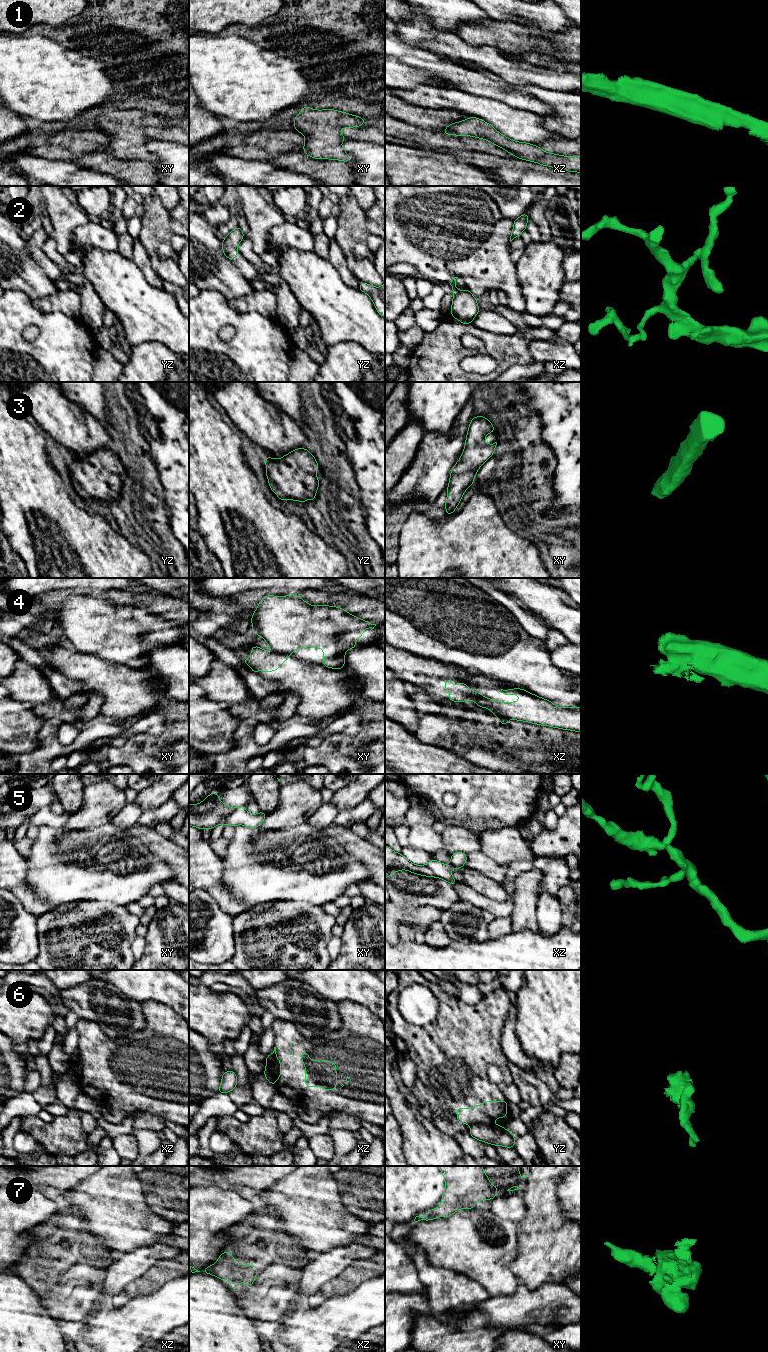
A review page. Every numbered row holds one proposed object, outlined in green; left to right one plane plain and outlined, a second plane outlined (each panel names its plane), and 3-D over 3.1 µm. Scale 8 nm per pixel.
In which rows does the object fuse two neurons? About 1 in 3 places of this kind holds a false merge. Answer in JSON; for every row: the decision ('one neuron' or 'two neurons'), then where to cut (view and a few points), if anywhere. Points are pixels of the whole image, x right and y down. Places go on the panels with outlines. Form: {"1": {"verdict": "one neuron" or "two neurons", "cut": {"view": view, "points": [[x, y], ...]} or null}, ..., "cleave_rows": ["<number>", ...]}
{"1": {"verdict": "one neuron", "cut": null}, "2": {"verdict": "one neuron", "cut": null}, "3": {"verdict": "one neuron", "cut": null}, "4": {"verdict": "two neurons", "cut": {"view": "xy", "points": [[273, 650], [289, 654]]}}, "5": {"verdict": "two neurons", "cut": {"view": "xy", "points": [[236, 808], [224, 824]]}}, "6": {"verdict": "two neurons", "cut": {"view": "xz", "points": [[272, 1053], [276, 1059], [276, 1079]]}}, "7": {"verdict": "one neuron", "cut": null}, "cleave_rows": ["4", "5", "6"]}

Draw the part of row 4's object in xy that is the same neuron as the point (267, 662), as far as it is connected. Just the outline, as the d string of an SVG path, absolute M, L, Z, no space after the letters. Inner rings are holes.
M253 646L251 648L251 656L243 659L243 662L252 672L258 674L258 670L262 670L263 672L277 670L289 657L290 654L277 653L275 651L269 653L259 646Z

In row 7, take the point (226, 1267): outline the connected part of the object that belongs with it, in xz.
M223 1252L218 1257L218 1261L206 1267L204 1273L213 1275L220 1280L231 1280L230 1289L234 1289L239 1283L245 1282L247 1286L252 1286L255 1276L258 1274L256 1266L241 1263L234 1260L233 1255L229 1252Z

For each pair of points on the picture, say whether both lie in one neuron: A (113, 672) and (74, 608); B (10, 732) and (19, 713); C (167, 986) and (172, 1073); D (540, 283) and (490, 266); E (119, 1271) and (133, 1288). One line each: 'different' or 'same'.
A: different
B: same
C: different
D: different
E: different

